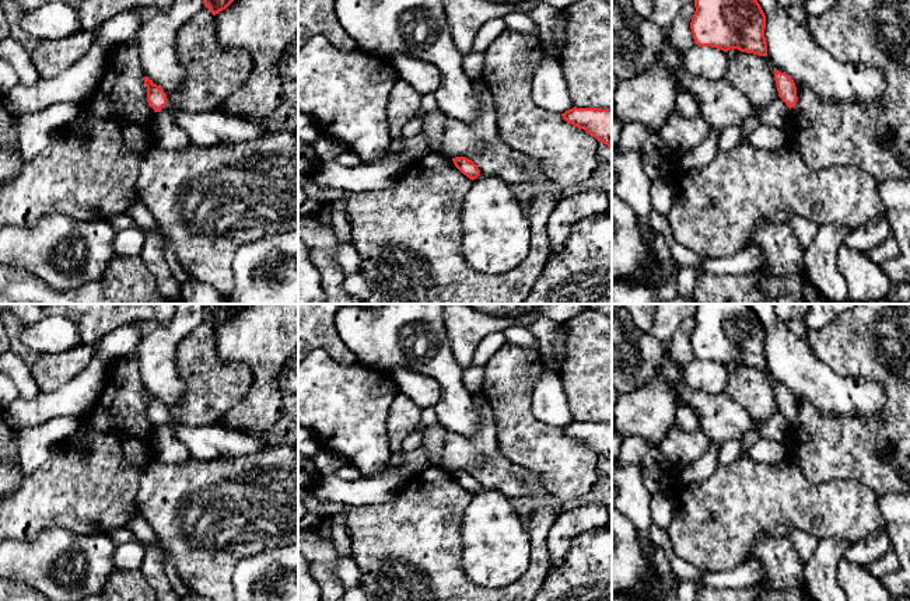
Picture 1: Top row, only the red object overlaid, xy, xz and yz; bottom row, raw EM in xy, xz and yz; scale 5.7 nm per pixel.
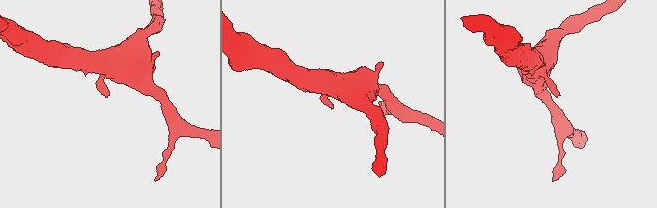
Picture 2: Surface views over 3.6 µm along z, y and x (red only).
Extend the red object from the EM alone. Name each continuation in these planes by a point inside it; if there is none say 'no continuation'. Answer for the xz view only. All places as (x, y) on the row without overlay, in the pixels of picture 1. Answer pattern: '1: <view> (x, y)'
no continuation

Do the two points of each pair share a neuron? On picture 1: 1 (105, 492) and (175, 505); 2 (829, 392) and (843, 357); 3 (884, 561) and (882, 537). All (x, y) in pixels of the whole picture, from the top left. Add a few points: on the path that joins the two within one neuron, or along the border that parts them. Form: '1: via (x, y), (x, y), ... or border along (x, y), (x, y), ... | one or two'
1: border along (147, 467), (140, 477), (135, 499), (136, 510) | two
2: border along (812, 352), (840, 374), (870, 380) | two
3: border along (891, 548), (865, 566) | two

